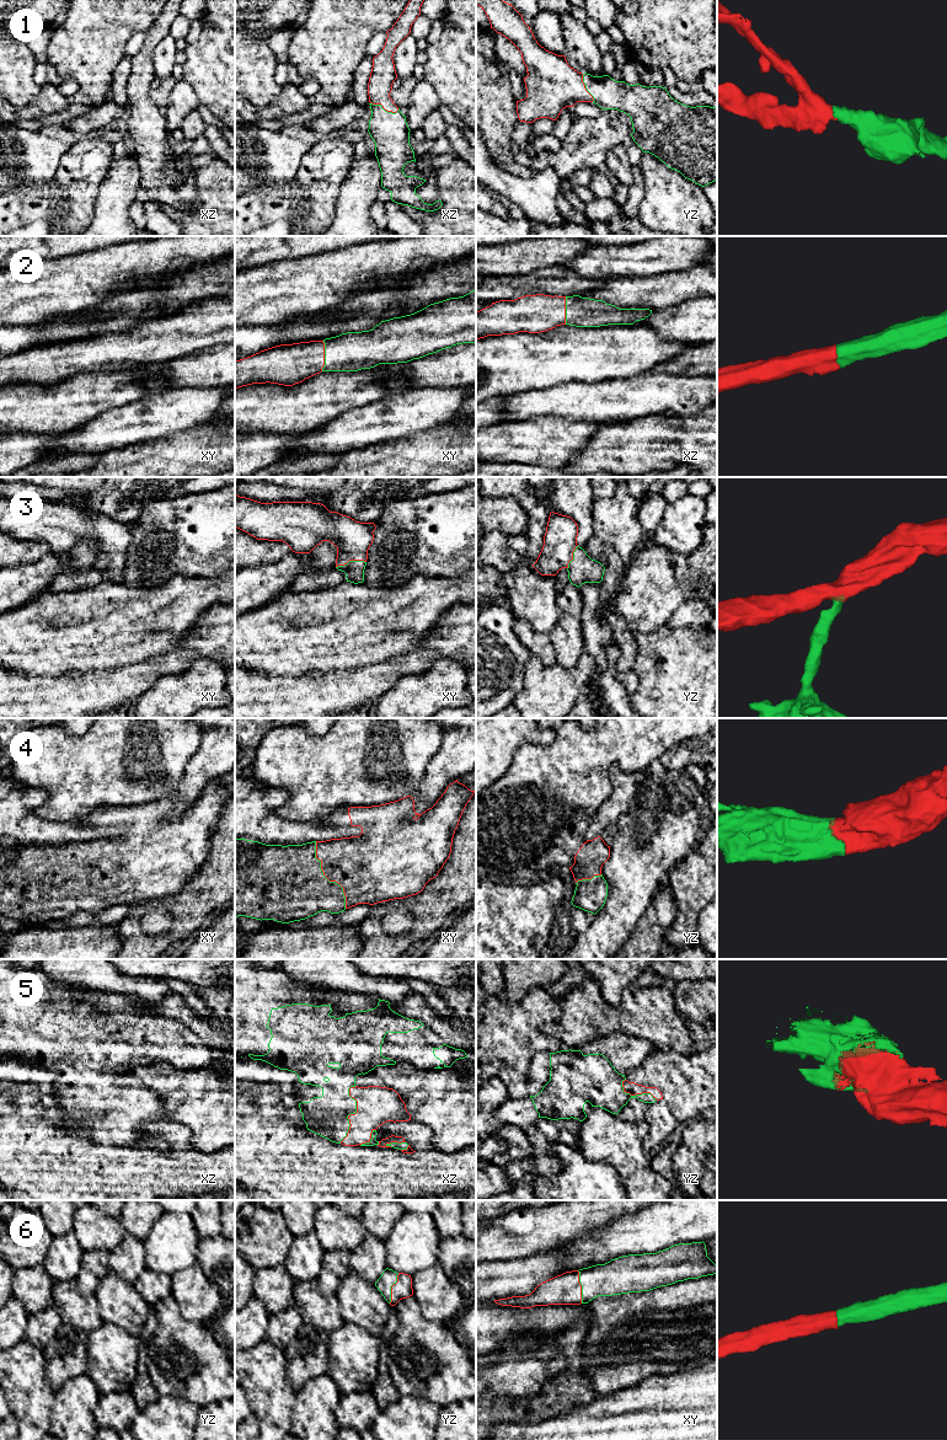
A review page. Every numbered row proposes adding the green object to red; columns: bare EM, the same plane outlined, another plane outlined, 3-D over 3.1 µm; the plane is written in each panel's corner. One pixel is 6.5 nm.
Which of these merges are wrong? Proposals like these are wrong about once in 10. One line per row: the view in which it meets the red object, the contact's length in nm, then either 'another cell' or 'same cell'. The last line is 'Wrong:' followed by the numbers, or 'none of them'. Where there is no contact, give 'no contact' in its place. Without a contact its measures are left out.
1: contact in xz; length 200 nm; same cell
2: contact in xy; length 200 nm; same cell
3: contact in xy; length 200 nm; same cell
4: contact in xy; length 480 nm; same cell
5: contact in xz; length 400 nm; same cell
6: contact in xy; length 220 nm; same cell
Wrong: none of them

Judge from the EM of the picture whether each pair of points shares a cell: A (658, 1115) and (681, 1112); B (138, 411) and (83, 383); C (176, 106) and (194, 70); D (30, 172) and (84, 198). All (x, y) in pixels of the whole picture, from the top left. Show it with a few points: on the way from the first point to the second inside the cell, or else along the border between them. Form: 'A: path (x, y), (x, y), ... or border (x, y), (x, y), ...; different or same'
A: path (664, 1112), (669, 1107), (675, 1107); same
B: border (153, 394), (117, 407), (111, 407), (99, 415); different
C: border (183, 79), (192, 87), (199, 102); different
D: border (62, 155), (55, 174), (47, 182), (20, 185); different

